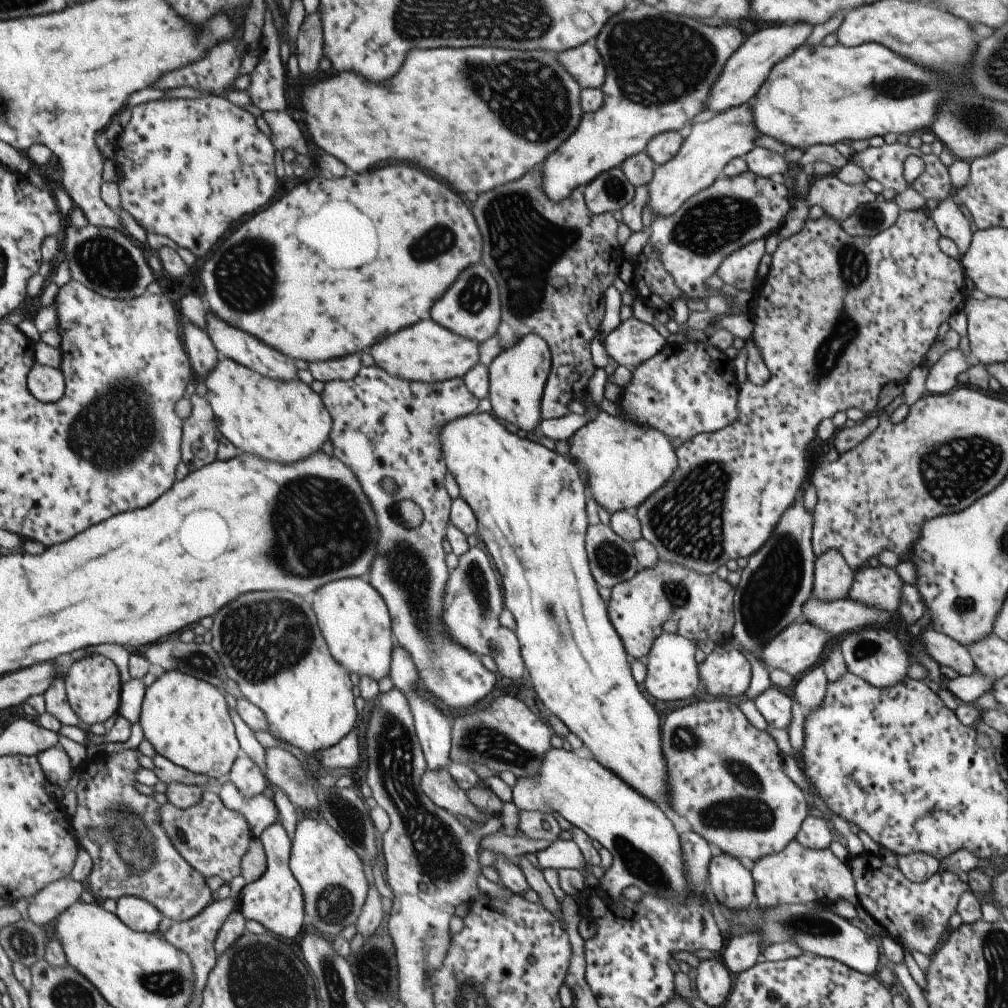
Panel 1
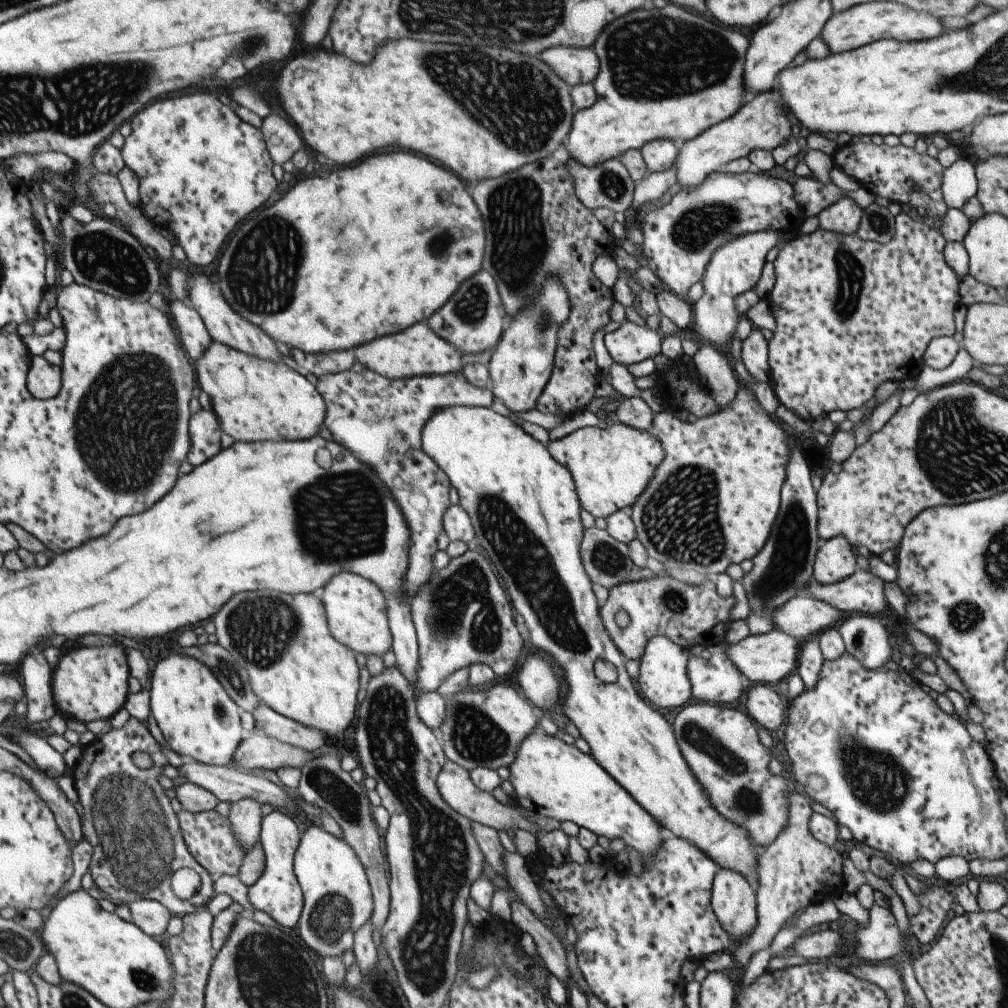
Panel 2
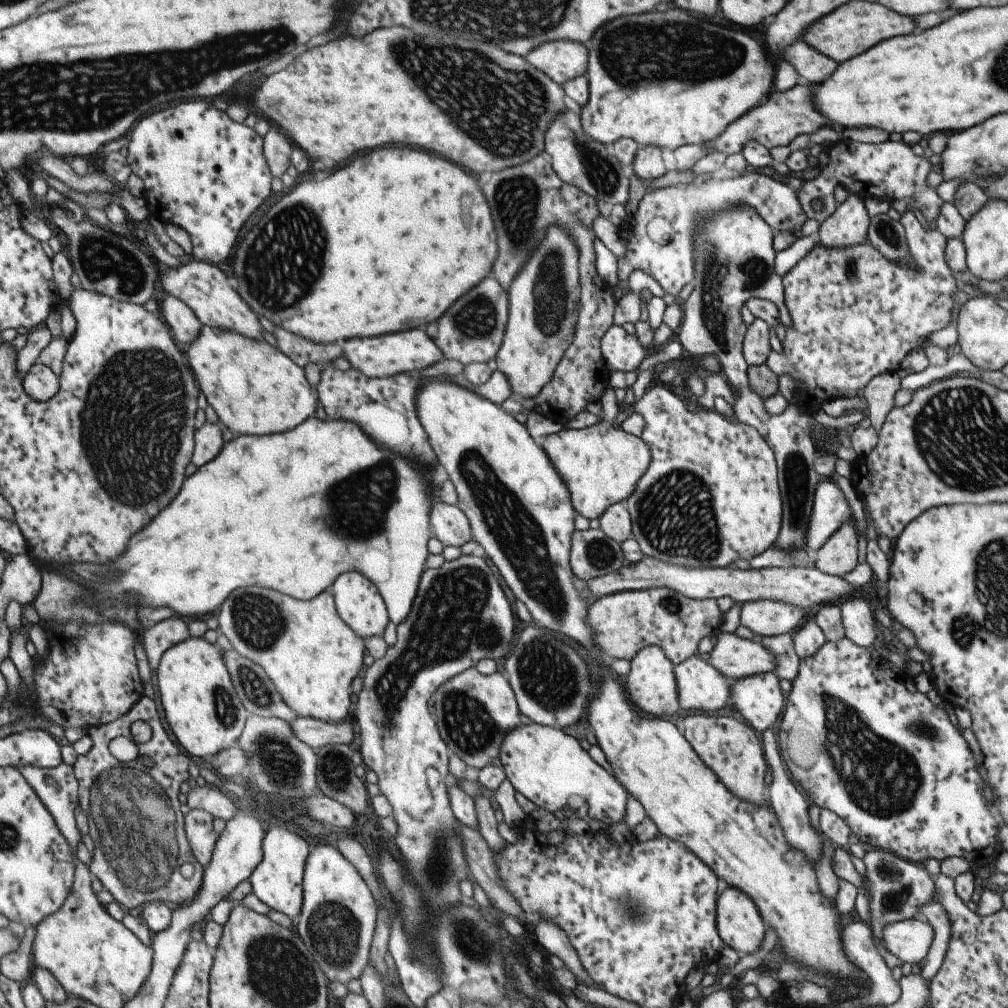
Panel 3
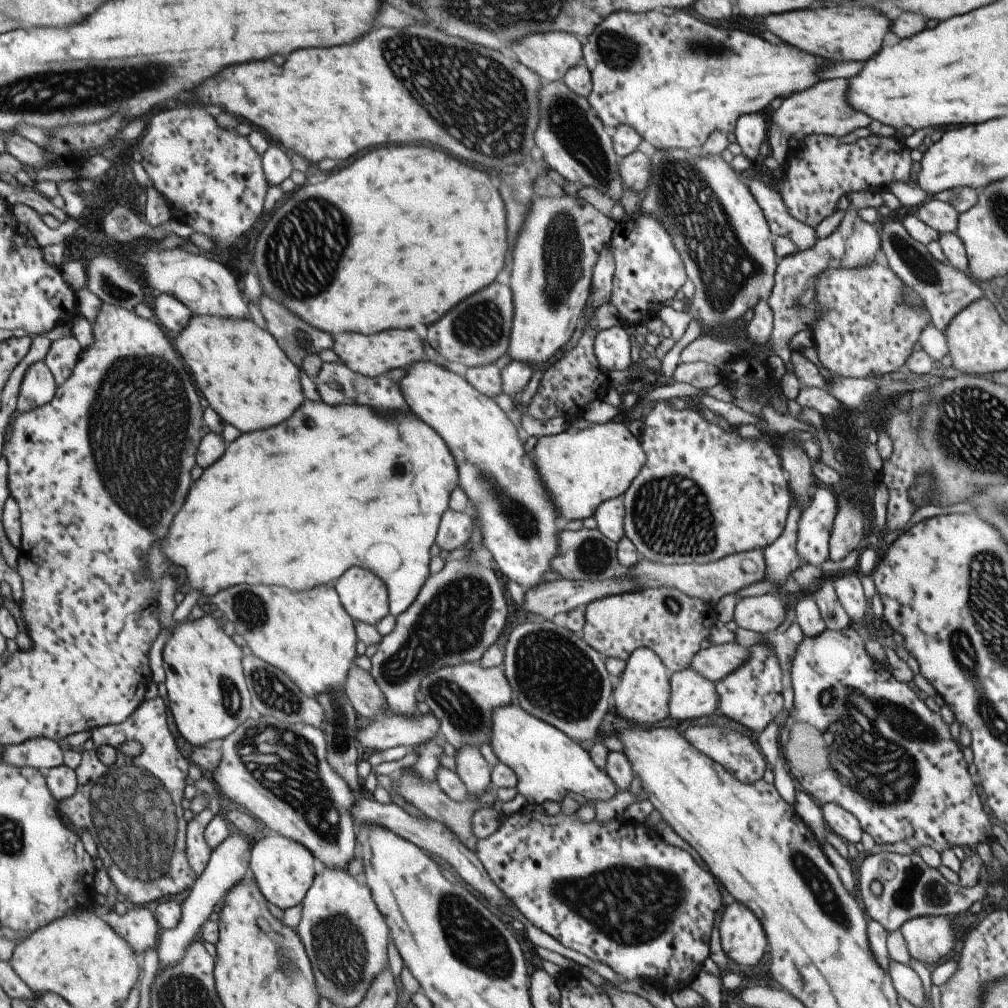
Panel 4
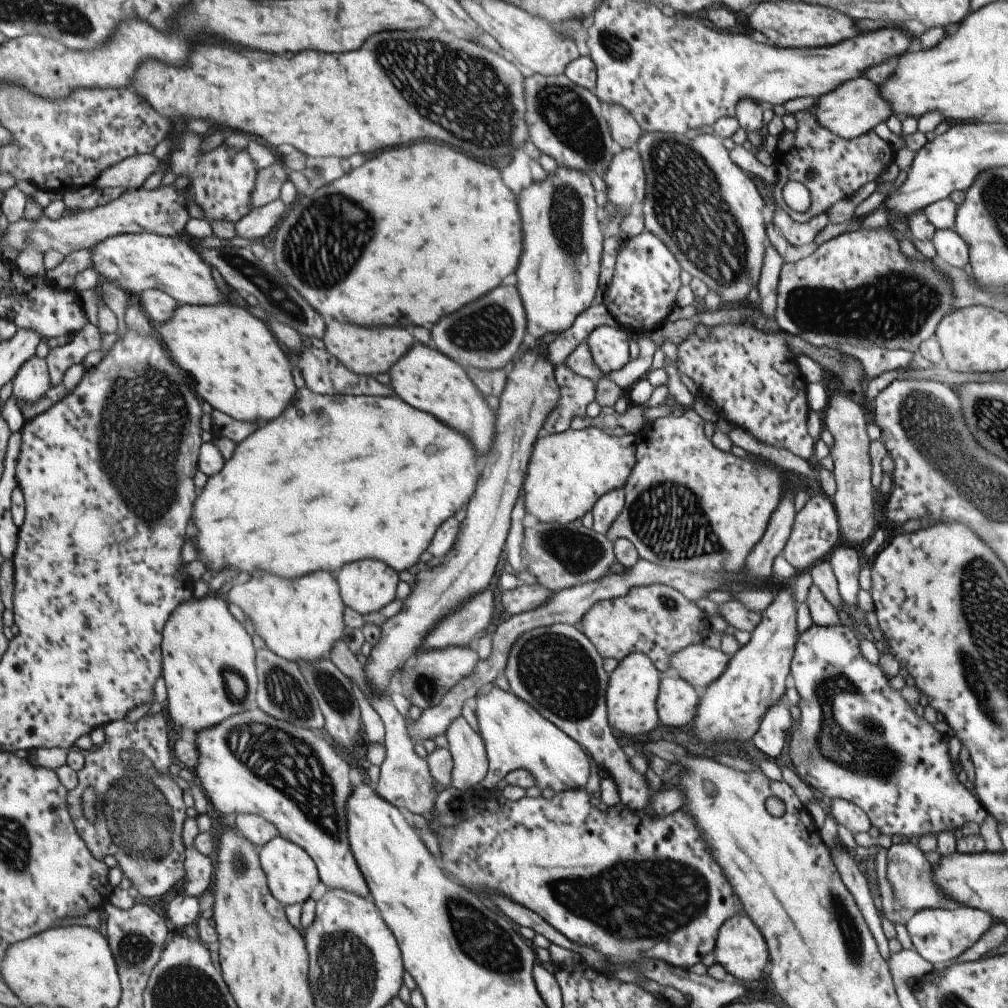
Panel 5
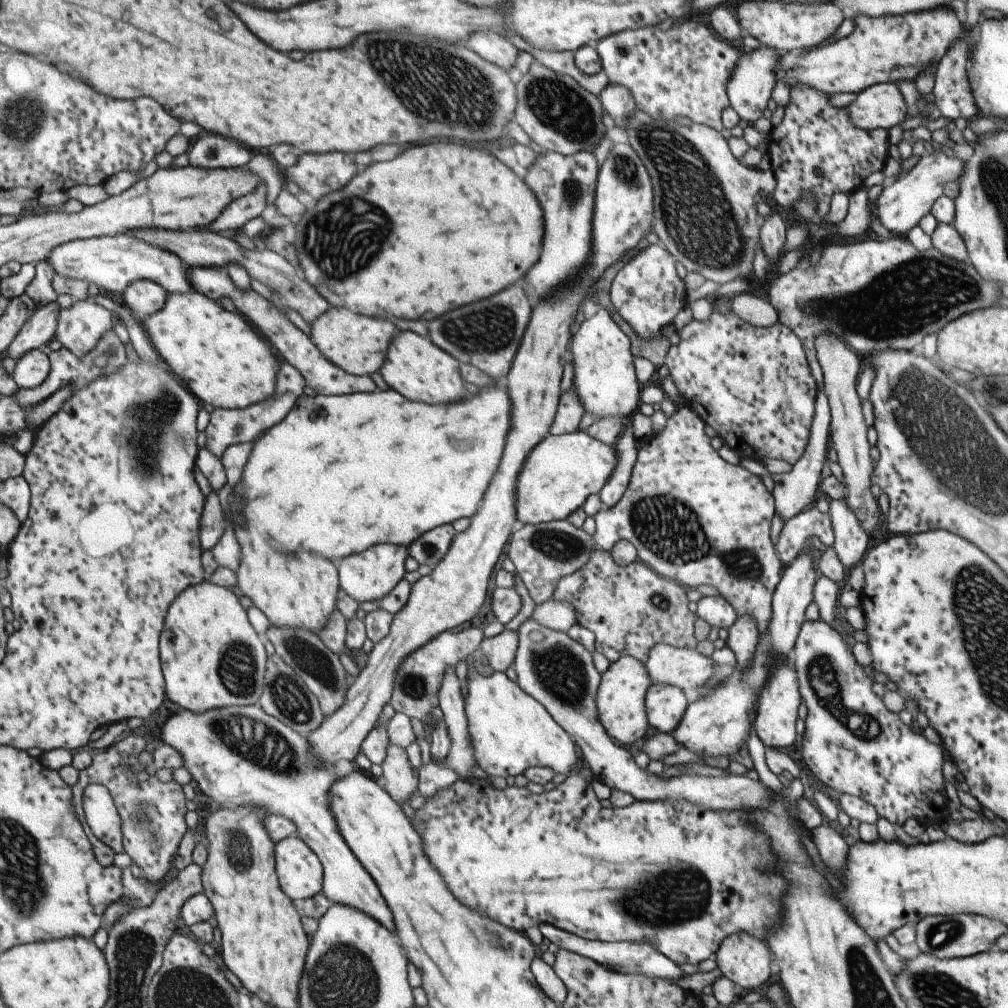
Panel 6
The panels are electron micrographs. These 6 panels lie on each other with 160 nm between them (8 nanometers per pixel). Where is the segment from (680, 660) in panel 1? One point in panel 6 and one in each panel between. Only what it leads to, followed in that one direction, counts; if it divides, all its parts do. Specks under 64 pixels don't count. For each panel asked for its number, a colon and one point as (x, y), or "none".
2: (662, 679)
3: (650, 682)
4: (642, 694)
5: (632, 688)
6: (619, 700)

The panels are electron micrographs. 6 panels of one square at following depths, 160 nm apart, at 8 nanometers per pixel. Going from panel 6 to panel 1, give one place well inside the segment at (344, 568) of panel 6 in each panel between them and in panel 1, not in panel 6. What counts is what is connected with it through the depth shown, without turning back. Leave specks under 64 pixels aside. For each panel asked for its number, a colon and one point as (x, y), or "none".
1: (356, 624)
2: (355, 608)
3: (358, 602)
4: (363, 595)
5: (366, 586)

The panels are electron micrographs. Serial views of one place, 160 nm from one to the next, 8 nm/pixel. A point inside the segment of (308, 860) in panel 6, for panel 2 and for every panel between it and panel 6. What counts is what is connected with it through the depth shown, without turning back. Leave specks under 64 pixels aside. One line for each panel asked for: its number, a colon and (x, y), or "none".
2: (277, 892)
3: (276, 881)
4: (283, 869)
5: (291, 872)

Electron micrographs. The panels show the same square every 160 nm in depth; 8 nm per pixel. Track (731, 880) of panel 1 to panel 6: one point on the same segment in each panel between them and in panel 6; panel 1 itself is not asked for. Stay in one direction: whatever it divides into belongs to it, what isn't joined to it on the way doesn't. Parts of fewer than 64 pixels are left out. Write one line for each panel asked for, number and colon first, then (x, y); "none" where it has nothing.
2: (733, 903)
3: (739, 926)
4: (741, 939)
5: (739, 948)
6: (744, 960)

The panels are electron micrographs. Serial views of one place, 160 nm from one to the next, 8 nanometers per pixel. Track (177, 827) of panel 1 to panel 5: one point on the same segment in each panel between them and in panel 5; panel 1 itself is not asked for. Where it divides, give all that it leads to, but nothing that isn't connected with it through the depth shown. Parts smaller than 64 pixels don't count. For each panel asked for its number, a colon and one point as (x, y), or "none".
2: (211, 839)
3: (199, 823)
4: (199, 853)
5: (200, 868)

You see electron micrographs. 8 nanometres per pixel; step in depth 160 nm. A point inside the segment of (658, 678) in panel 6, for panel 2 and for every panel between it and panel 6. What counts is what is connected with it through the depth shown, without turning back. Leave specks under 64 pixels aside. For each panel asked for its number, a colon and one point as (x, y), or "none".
2: (767, 658)
3: (734, 657)
4: (714, 663)
5: (698, 665)

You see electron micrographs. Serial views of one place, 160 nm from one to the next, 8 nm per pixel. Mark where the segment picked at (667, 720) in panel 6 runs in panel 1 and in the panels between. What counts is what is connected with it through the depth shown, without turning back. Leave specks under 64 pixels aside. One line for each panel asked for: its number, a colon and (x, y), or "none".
1: (724, 672)
2: (715, 680)
3: (699, 685)
4: (691, 696)
5: (676, 702)

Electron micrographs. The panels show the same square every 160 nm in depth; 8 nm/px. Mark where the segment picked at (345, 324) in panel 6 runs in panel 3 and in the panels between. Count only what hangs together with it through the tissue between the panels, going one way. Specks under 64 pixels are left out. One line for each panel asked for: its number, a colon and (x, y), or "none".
3: (382, 356)
4: (371, 356)
5: (371, 351)

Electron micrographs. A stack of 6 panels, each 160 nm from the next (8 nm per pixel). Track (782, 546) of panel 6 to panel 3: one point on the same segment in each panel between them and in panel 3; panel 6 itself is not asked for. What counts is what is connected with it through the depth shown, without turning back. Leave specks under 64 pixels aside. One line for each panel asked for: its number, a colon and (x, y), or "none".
3: (829, 509)
4: (814, 525)
5: (814, 532)

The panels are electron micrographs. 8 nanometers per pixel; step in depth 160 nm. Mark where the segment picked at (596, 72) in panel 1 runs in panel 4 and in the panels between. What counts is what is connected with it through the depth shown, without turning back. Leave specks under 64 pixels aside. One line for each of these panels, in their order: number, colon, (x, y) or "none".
2: (574, 66)
3: (560, 61)
4: (550, 55)

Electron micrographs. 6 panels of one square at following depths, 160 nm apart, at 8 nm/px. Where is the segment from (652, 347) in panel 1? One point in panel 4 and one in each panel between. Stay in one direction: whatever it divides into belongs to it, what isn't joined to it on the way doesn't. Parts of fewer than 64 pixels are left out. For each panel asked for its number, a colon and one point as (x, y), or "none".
2: (629, 343)
3: (621, 352)
4: (611, 348)

